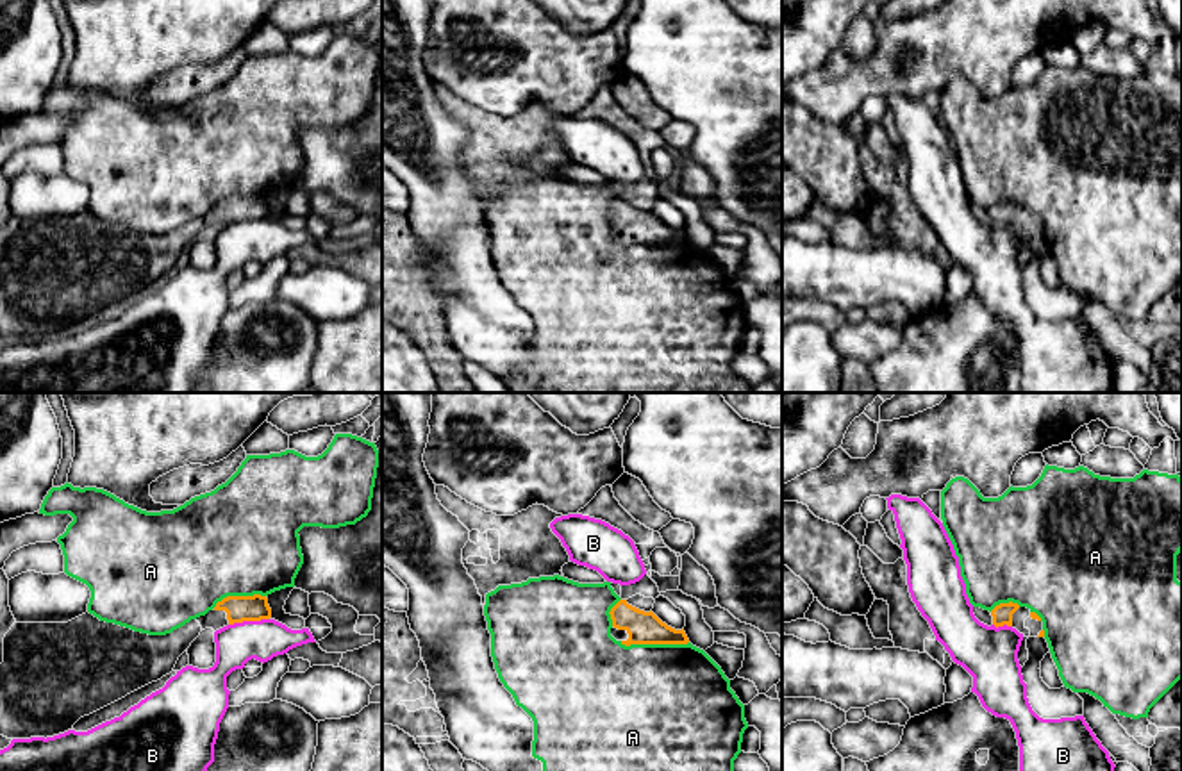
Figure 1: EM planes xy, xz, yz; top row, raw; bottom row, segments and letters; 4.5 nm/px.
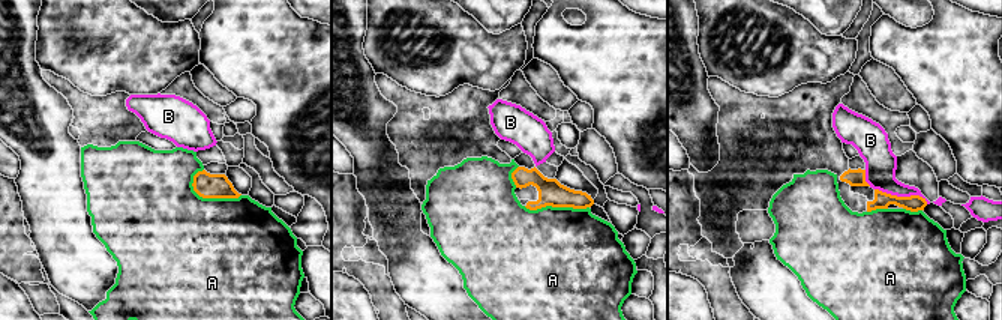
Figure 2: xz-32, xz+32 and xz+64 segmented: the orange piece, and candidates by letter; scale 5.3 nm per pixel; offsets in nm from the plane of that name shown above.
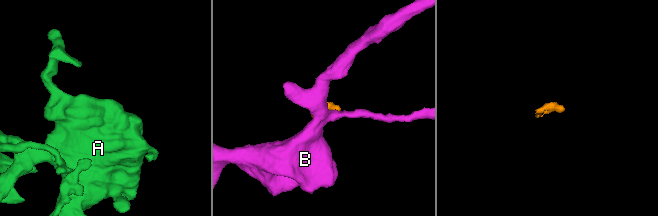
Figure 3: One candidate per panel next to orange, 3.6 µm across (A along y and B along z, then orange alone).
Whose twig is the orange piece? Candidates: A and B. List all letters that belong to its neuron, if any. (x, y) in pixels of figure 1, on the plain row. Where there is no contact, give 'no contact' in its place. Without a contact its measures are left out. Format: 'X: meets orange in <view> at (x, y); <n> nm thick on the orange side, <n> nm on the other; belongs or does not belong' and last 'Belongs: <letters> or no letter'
A: meets orange in xz at (654, 243); 140 nm thick on the orange side, 500 nm on the other; does not belong
B: meets orange in xy at (249, 220); 120 nm thick on the orange side, 180 nm on the other; does not belong
Belongs: no letter

